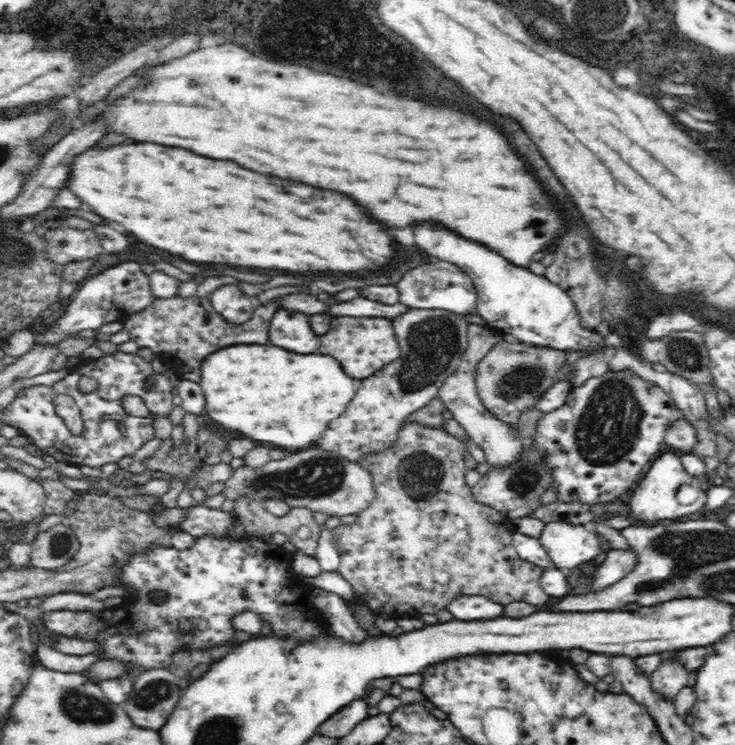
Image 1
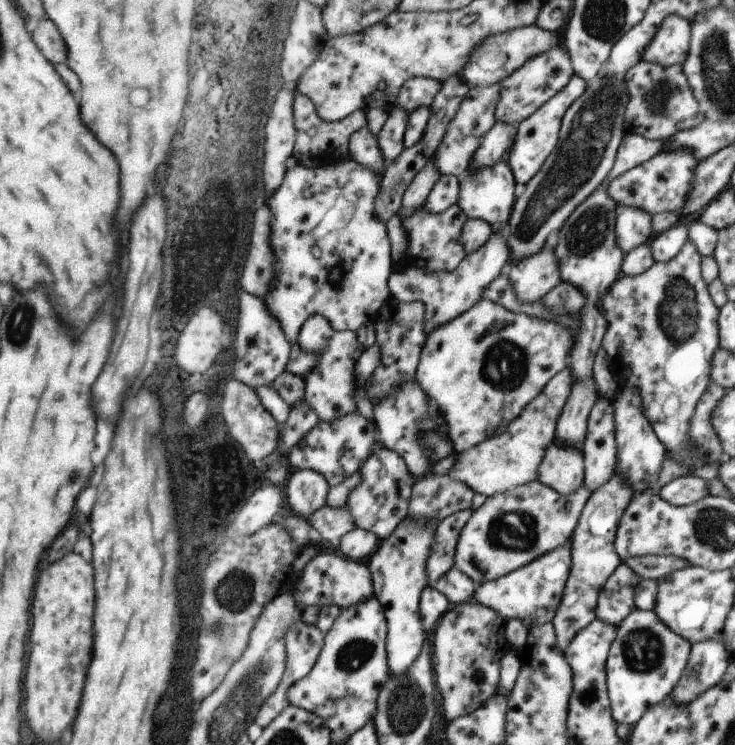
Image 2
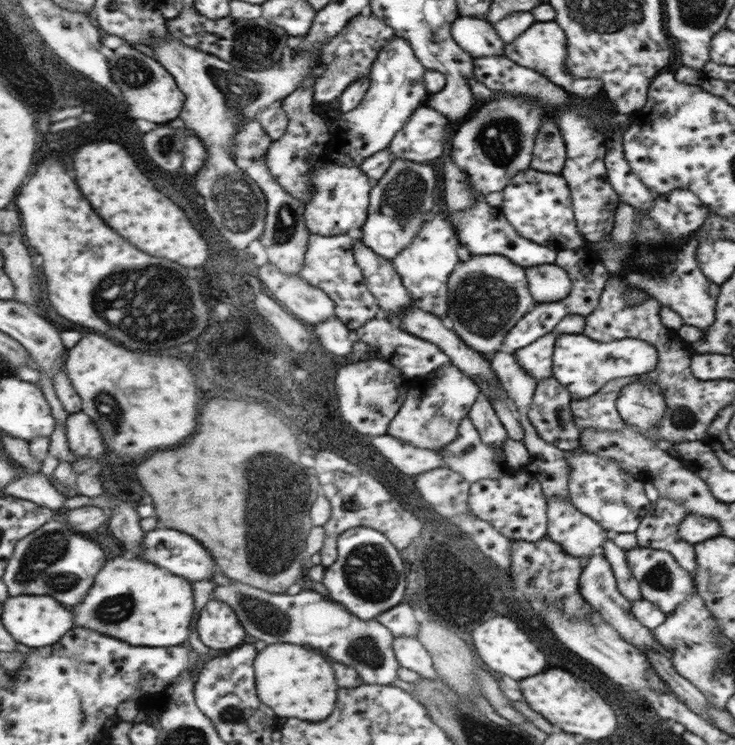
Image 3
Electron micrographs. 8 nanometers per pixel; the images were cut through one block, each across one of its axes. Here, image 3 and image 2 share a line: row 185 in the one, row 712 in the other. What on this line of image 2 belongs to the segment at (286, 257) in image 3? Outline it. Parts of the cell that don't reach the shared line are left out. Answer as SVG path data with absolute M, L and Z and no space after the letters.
M297 616L297 620L291 624L291 628L289 628L287 634L285 634L285 672L283 672L283 676L281 676L281 682L279 682L279 686L275 688L275 692L273 692L273 694L261 704L261 708L257 710L255 724L257 724L259 728L267 728L267 726L289 706L289 700L287 700L289 688L291 688L295 682L303 680L303 678L313 670L313 666L317 664L317 658L319 658L319 654L321 654L323 642L325 642L325 634L323 634L315 624L311 626L311 624L303 622L301 616Z

